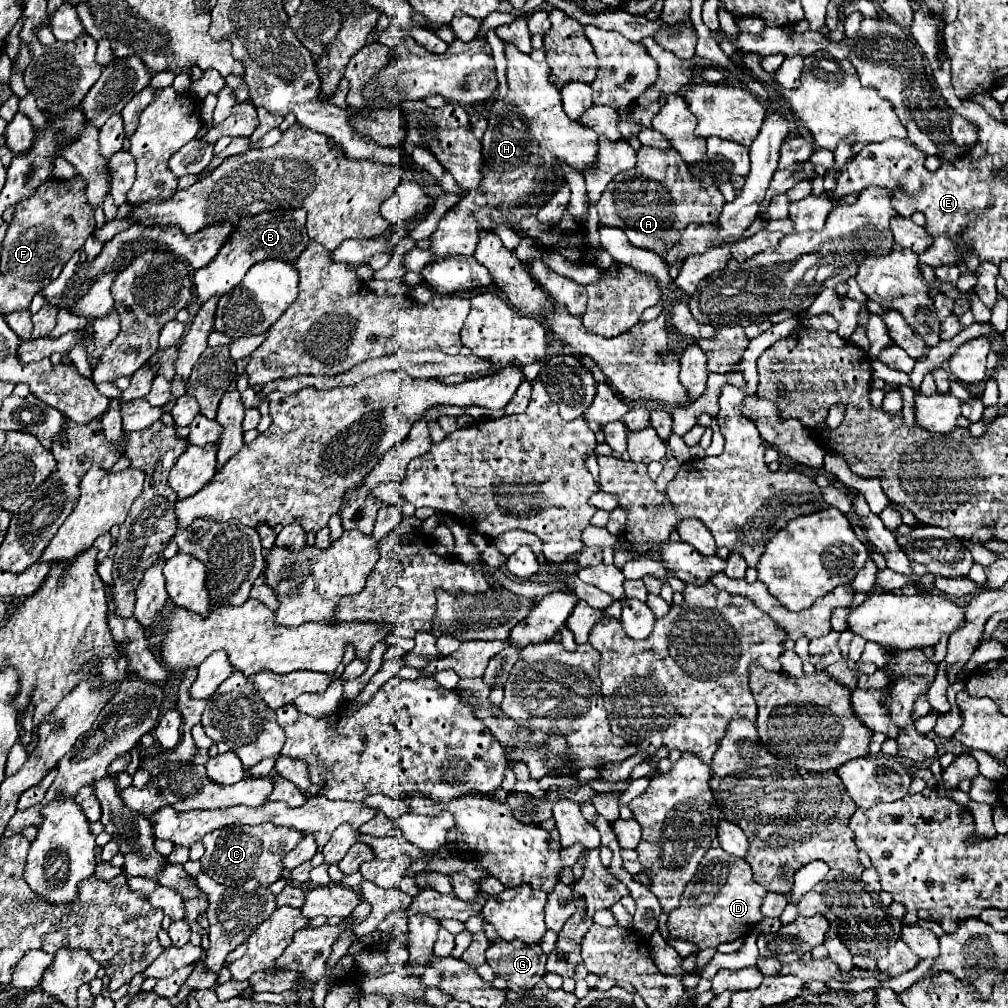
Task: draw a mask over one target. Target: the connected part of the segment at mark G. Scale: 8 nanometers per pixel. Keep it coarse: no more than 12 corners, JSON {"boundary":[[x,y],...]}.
{"boundary":[[497,940],[487,962],[511,990],[529,990],[545,974],[539,944]]}

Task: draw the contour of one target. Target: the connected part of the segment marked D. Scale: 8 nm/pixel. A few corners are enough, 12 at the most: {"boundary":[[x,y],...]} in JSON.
{"boundary":[[747,860],[699,866],[669,936],[715,948],[747,936],[767,890]]}

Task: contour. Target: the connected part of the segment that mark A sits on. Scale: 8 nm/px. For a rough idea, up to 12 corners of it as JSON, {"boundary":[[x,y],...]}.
{"boundary":[[641,146],[595,208],[665,254],[725,200],[675,150]]}

